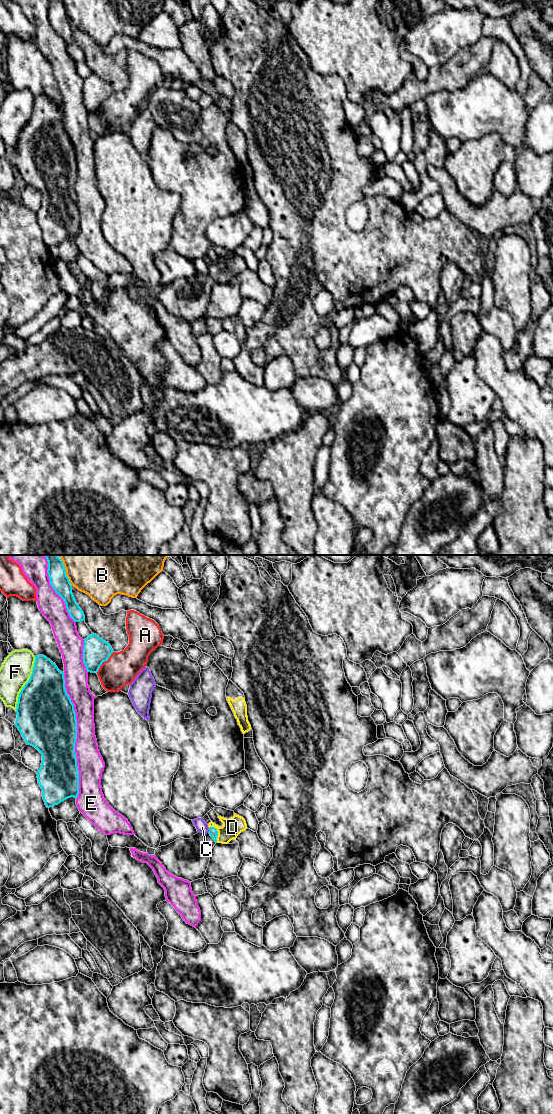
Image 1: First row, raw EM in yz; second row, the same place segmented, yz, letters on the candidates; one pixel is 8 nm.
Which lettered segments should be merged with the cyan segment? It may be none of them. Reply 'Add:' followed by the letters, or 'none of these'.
Add: D

